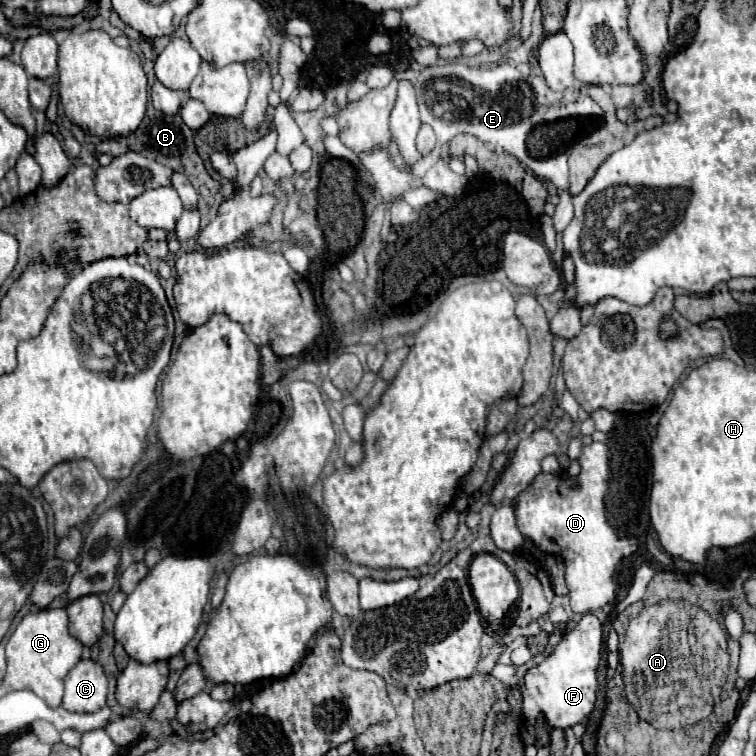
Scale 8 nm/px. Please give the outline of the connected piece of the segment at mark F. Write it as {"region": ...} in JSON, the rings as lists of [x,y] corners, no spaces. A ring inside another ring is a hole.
{"region":[[[584,615],[582,621],[558,643],[556,651],[548,655],[540,665],[530,669],[524,675],[526,691],[524,697],[524,715],[530,723],[534,723],[538,713],[544,713],[552,727],[568,729],[580,721],[584,721],[594,709],[596,701],[596,669],[600,663],[602,651],[602,625],[594,615]]]}

